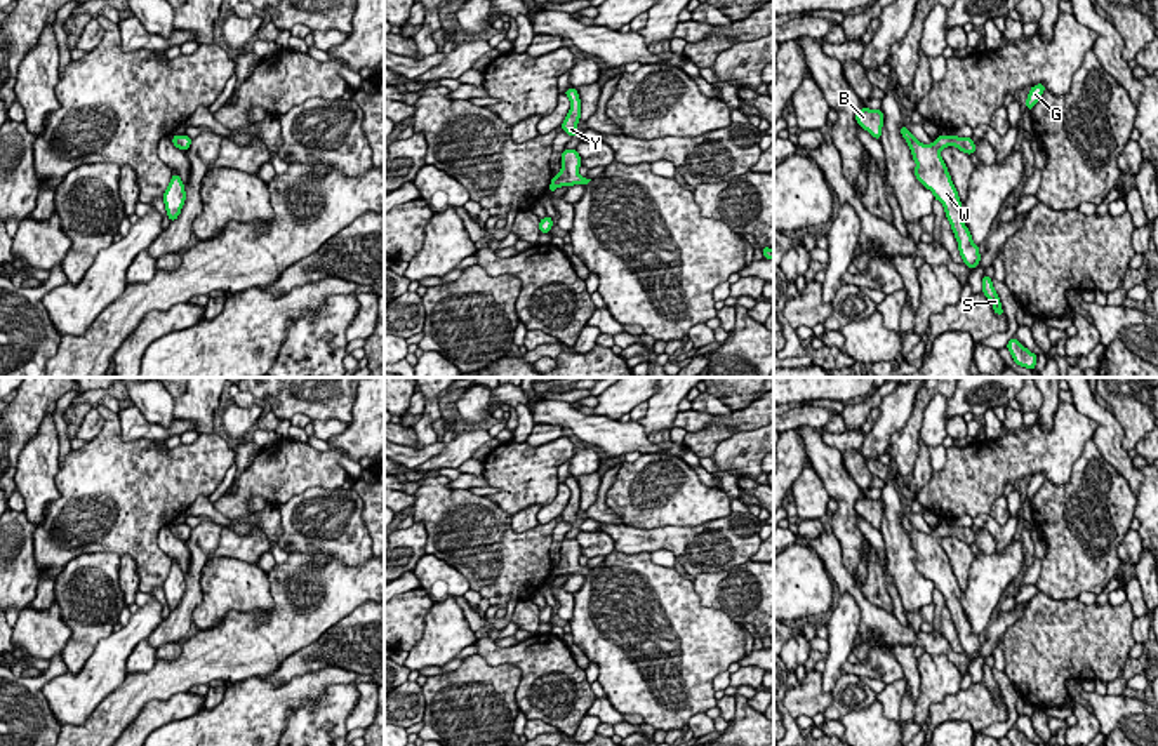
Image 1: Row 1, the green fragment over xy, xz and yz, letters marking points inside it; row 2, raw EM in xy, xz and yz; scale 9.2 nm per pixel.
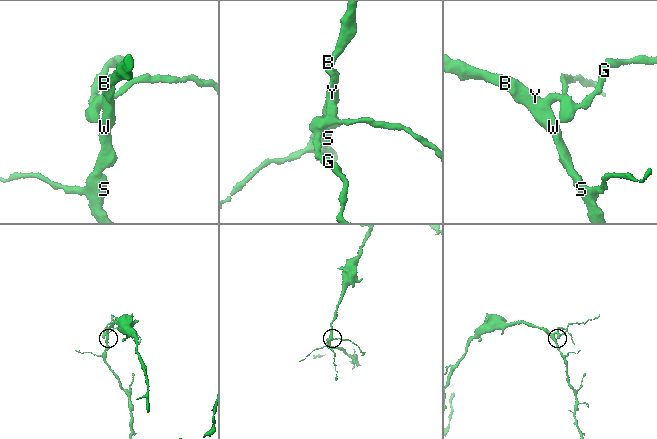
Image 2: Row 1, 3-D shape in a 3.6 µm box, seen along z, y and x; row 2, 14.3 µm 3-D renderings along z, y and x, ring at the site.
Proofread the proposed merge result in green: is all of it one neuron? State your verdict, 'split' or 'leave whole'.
leave whole

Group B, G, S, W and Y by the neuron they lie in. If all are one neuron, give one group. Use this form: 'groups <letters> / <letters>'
groups B G S W Y

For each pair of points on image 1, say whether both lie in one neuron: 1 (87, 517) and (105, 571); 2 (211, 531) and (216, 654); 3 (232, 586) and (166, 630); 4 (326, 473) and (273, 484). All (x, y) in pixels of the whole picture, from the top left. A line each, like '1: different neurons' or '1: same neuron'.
1: different neurons
2: different neurons
3: different neurons
4: same neuron

